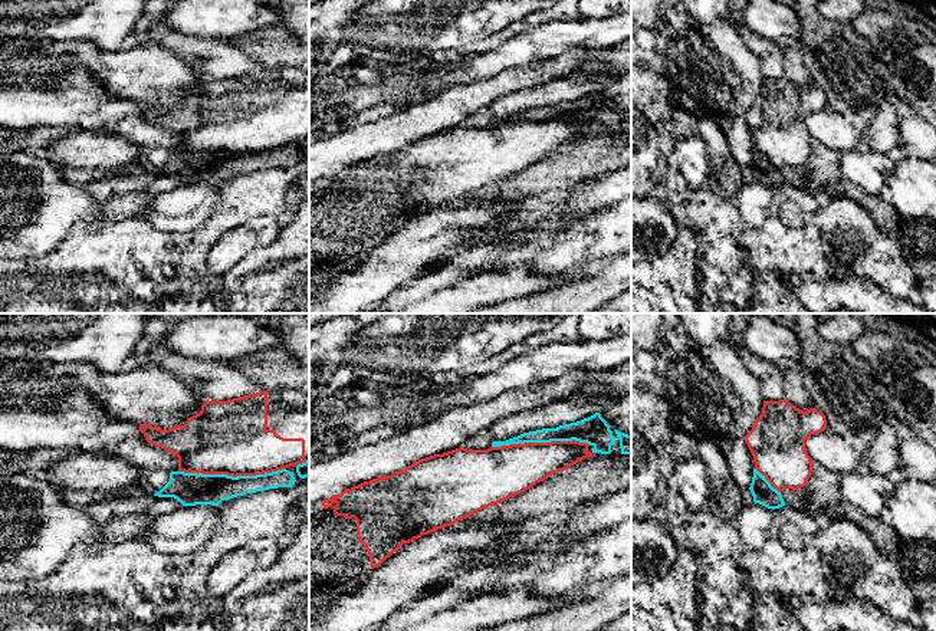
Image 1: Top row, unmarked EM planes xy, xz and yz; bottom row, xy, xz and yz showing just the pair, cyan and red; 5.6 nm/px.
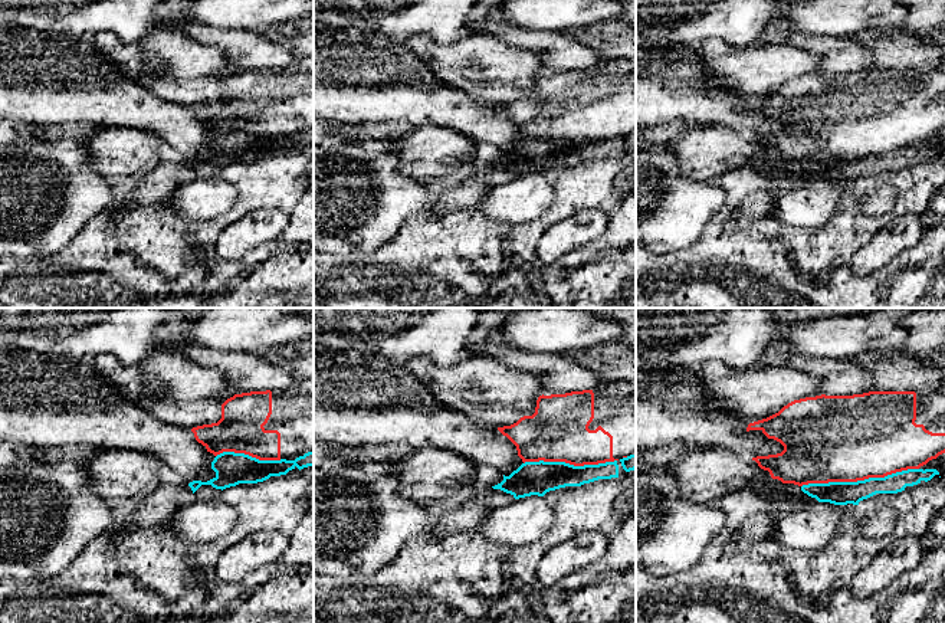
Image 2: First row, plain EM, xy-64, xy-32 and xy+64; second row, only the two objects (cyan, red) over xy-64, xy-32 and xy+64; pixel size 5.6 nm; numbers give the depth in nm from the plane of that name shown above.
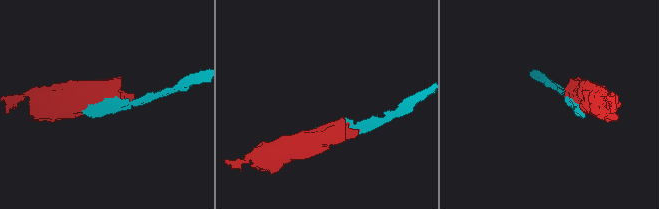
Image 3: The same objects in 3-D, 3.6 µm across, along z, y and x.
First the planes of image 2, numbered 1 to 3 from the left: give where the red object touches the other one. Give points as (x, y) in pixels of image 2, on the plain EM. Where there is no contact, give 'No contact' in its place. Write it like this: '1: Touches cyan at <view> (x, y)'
1: Touches cyan at xy-64 (248, 133)
2: Touches cyan at xy-32 (570, 143)
3: Touches cyan at xy+64 (859, 158)

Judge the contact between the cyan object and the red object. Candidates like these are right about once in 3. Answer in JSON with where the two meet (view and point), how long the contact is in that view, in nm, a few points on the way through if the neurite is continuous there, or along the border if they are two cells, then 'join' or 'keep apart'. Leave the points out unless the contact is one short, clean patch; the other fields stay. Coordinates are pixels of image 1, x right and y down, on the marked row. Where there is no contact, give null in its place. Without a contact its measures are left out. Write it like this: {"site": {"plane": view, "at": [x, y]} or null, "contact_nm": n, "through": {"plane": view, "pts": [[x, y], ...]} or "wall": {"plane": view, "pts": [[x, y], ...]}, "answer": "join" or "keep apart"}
{"site": {"plane": "xy", "at": [232, 476]}, "contact_nm": 600, "answer": "keep apart"}

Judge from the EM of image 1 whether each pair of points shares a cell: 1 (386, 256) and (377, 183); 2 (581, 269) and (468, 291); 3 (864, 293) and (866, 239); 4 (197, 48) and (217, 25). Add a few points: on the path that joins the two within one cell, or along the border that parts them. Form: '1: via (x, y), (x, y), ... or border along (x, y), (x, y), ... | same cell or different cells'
1: border along (398, 226), (377, 245), (365, 250) | different cells
2: via (552, 281), (519, 282), (496, 288) | same cell
3: border along (847, 273), (872, 281), (893, 298) | different cells
4: border along (173, 30), (194, 38), (223, 38), (226, 40) | different cells

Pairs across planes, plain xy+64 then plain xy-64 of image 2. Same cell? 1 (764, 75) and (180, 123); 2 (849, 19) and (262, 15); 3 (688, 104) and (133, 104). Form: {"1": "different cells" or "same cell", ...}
{"1": "different cells", "2": "same cell", "3": "same cell"}

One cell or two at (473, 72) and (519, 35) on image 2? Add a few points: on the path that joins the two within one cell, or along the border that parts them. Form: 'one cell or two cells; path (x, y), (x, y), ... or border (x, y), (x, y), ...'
two cells; border (492, 33), (514, 46), (531, 48), (540, 58)

